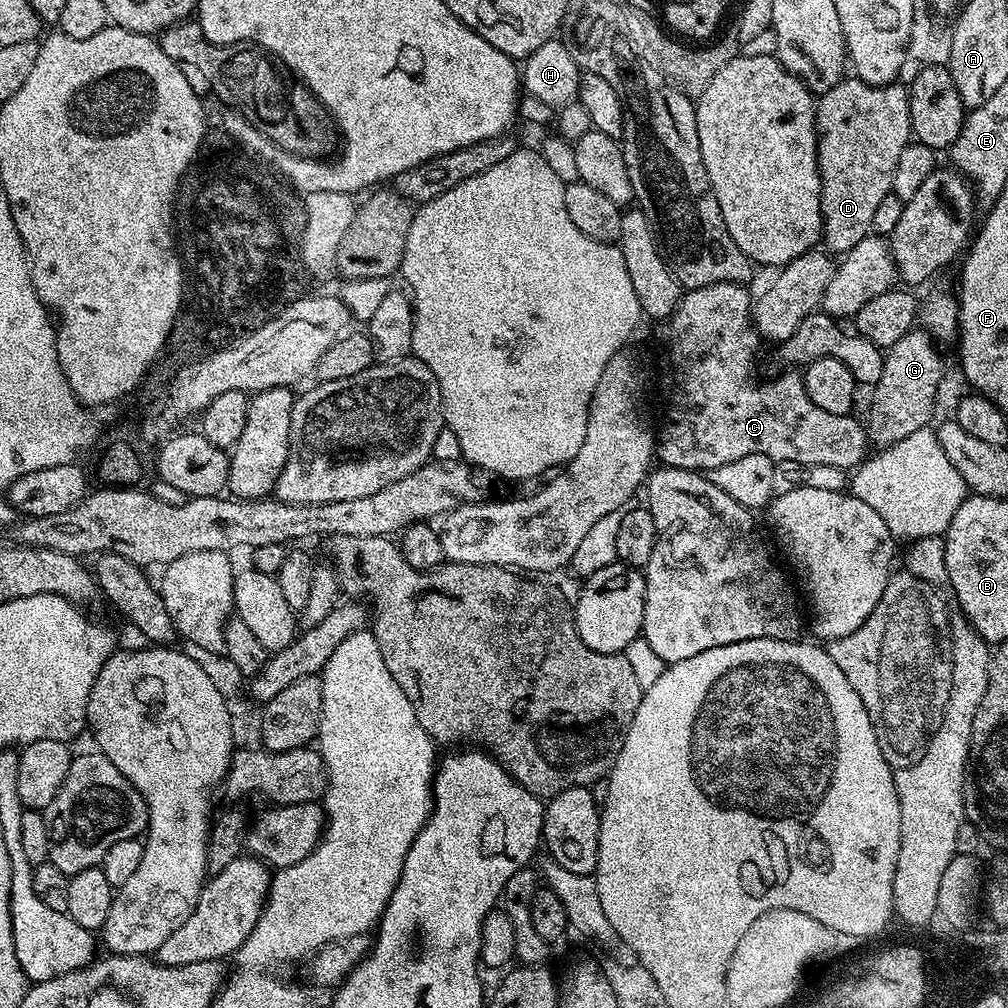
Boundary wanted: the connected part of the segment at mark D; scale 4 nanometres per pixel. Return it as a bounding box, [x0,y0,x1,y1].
[816,78,913,254]

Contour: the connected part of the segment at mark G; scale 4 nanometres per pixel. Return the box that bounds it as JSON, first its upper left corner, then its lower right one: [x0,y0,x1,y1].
[866,330,944,449]

